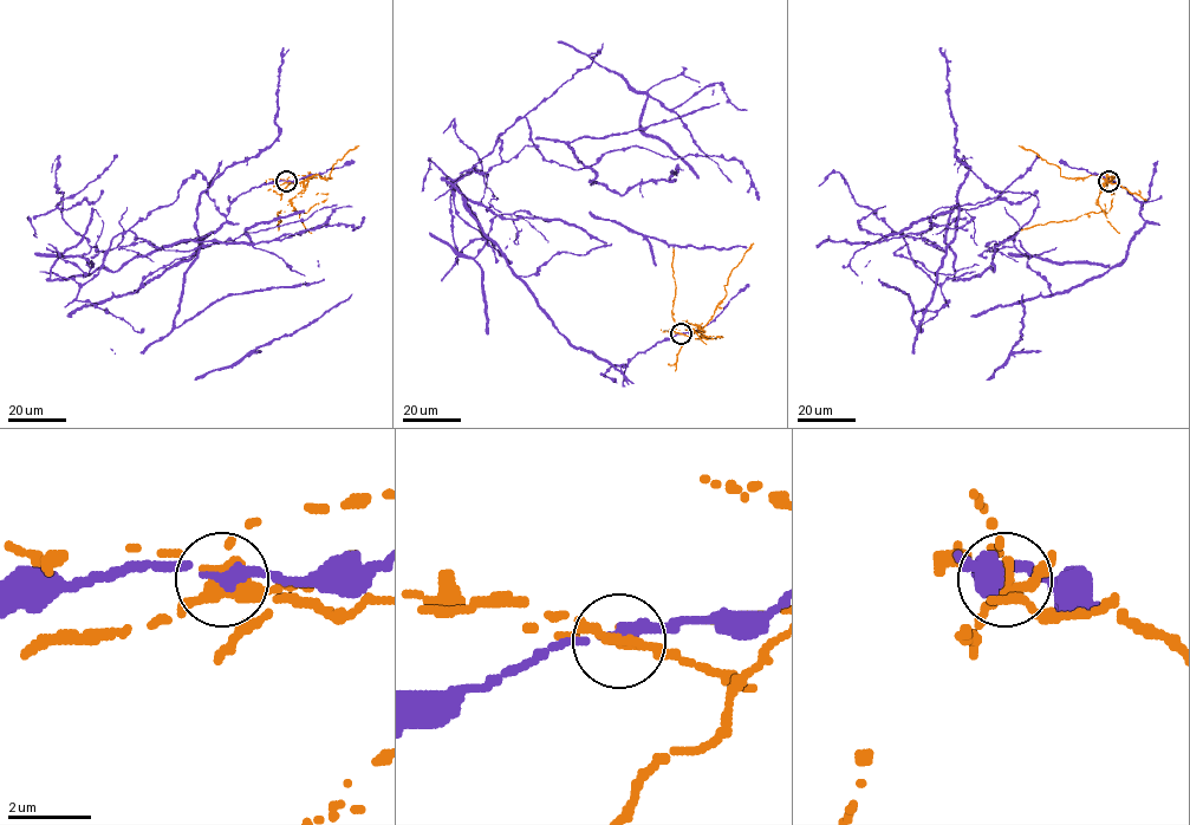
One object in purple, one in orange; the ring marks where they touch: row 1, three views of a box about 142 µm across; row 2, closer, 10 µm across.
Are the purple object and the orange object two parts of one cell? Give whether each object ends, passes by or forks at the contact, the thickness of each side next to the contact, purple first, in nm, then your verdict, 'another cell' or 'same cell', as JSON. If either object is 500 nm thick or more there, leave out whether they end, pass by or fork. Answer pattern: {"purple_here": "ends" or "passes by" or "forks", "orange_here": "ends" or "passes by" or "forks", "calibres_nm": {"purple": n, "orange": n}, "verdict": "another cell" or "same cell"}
{"purple_here": "passes by", "orange_here": "forks", "calibres_nm": {"purple": 280, "orange": 300}, "verdict": "another cell"}

